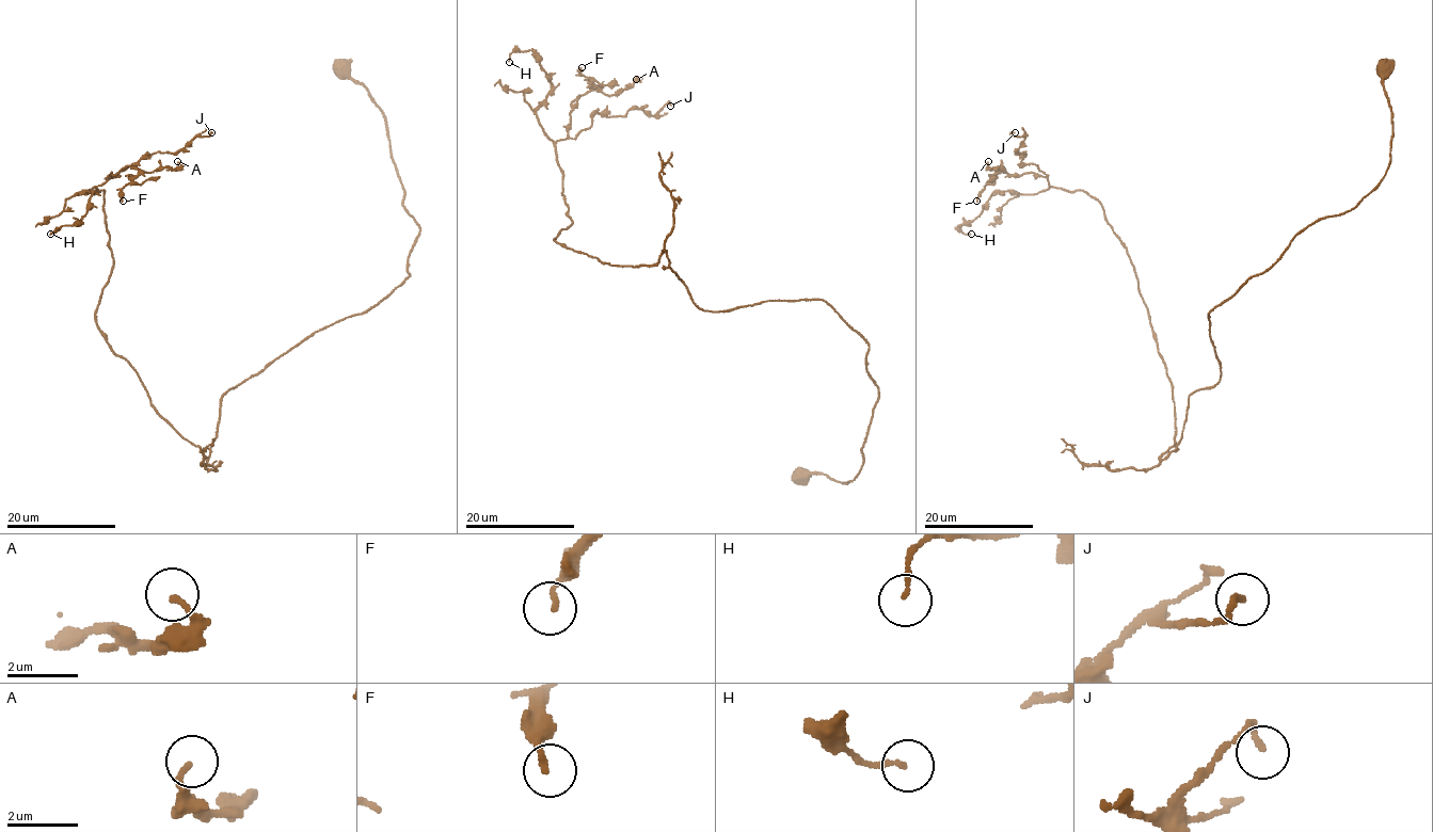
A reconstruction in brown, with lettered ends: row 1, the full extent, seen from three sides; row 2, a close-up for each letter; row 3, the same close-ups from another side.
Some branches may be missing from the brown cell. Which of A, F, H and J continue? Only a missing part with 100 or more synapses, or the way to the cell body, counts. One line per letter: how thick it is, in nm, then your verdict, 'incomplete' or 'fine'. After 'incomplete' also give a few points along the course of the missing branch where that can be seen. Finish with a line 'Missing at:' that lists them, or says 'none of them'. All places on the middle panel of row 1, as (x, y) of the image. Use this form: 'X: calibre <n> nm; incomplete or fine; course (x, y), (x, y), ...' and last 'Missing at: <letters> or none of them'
A: calibre 160 nm; fine
F: calibre 130 nm; fine
H: calibre 130 nm; fine
J: calibre 150 nm; fine
Missing at: none of them

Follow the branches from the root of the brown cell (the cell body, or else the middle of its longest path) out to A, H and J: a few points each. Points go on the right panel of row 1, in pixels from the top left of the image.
A: (1382, 66), (1385, 176), (1209, 314), (1221, 379), (1189, 396), (1163, 459), (1173, 383), (1102, 205), (988, 161)
H: (1382, 66), (1385, 176), (1209, 314), (1221, 379), (1163, 459), (1173, 383), (1102, 205), (994, 191), (971, 234)
J: (1382, 66), (1385, 176), (1209, 314), (1221, 379), (1163, 459), (1173, 383), (1127, 248), (1015, 132)

